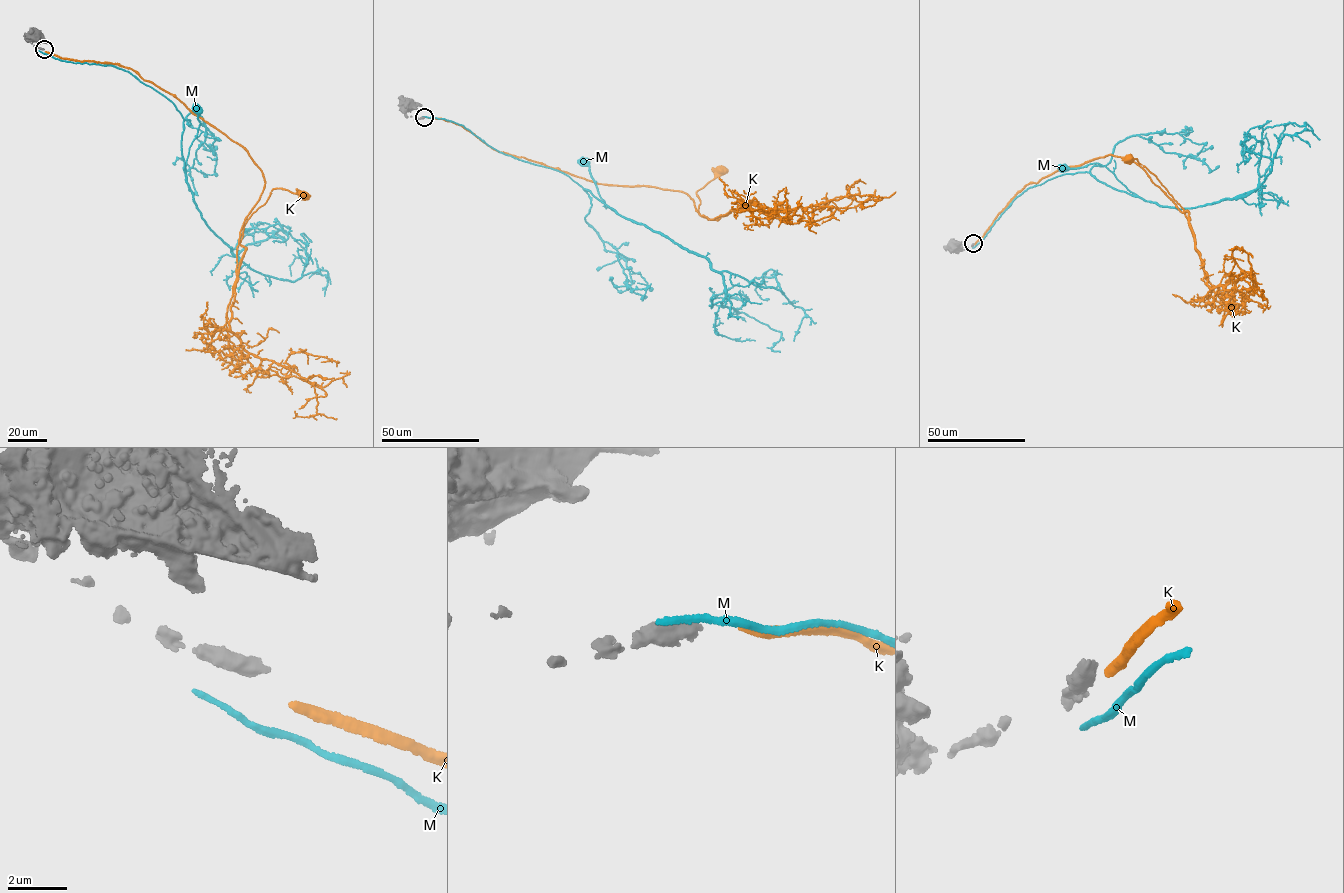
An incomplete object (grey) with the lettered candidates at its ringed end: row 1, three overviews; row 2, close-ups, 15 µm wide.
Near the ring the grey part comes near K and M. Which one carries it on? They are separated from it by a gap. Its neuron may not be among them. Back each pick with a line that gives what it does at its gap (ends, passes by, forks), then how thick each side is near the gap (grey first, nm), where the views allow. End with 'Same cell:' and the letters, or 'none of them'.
Same cell: none of them

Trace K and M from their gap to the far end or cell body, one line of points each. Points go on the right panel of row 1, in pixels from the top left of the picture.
K: (974, 244), (1028, 183), (1110, 154), (1142, 168), (1183, 211), (1156, 177), (1129, 158)
M: (974, 247), (1021, 193), (1065, 173), (1086, 172), (1110, 186), (1136, 196), (1113, 172), (1099, 164), (1063, 168)

